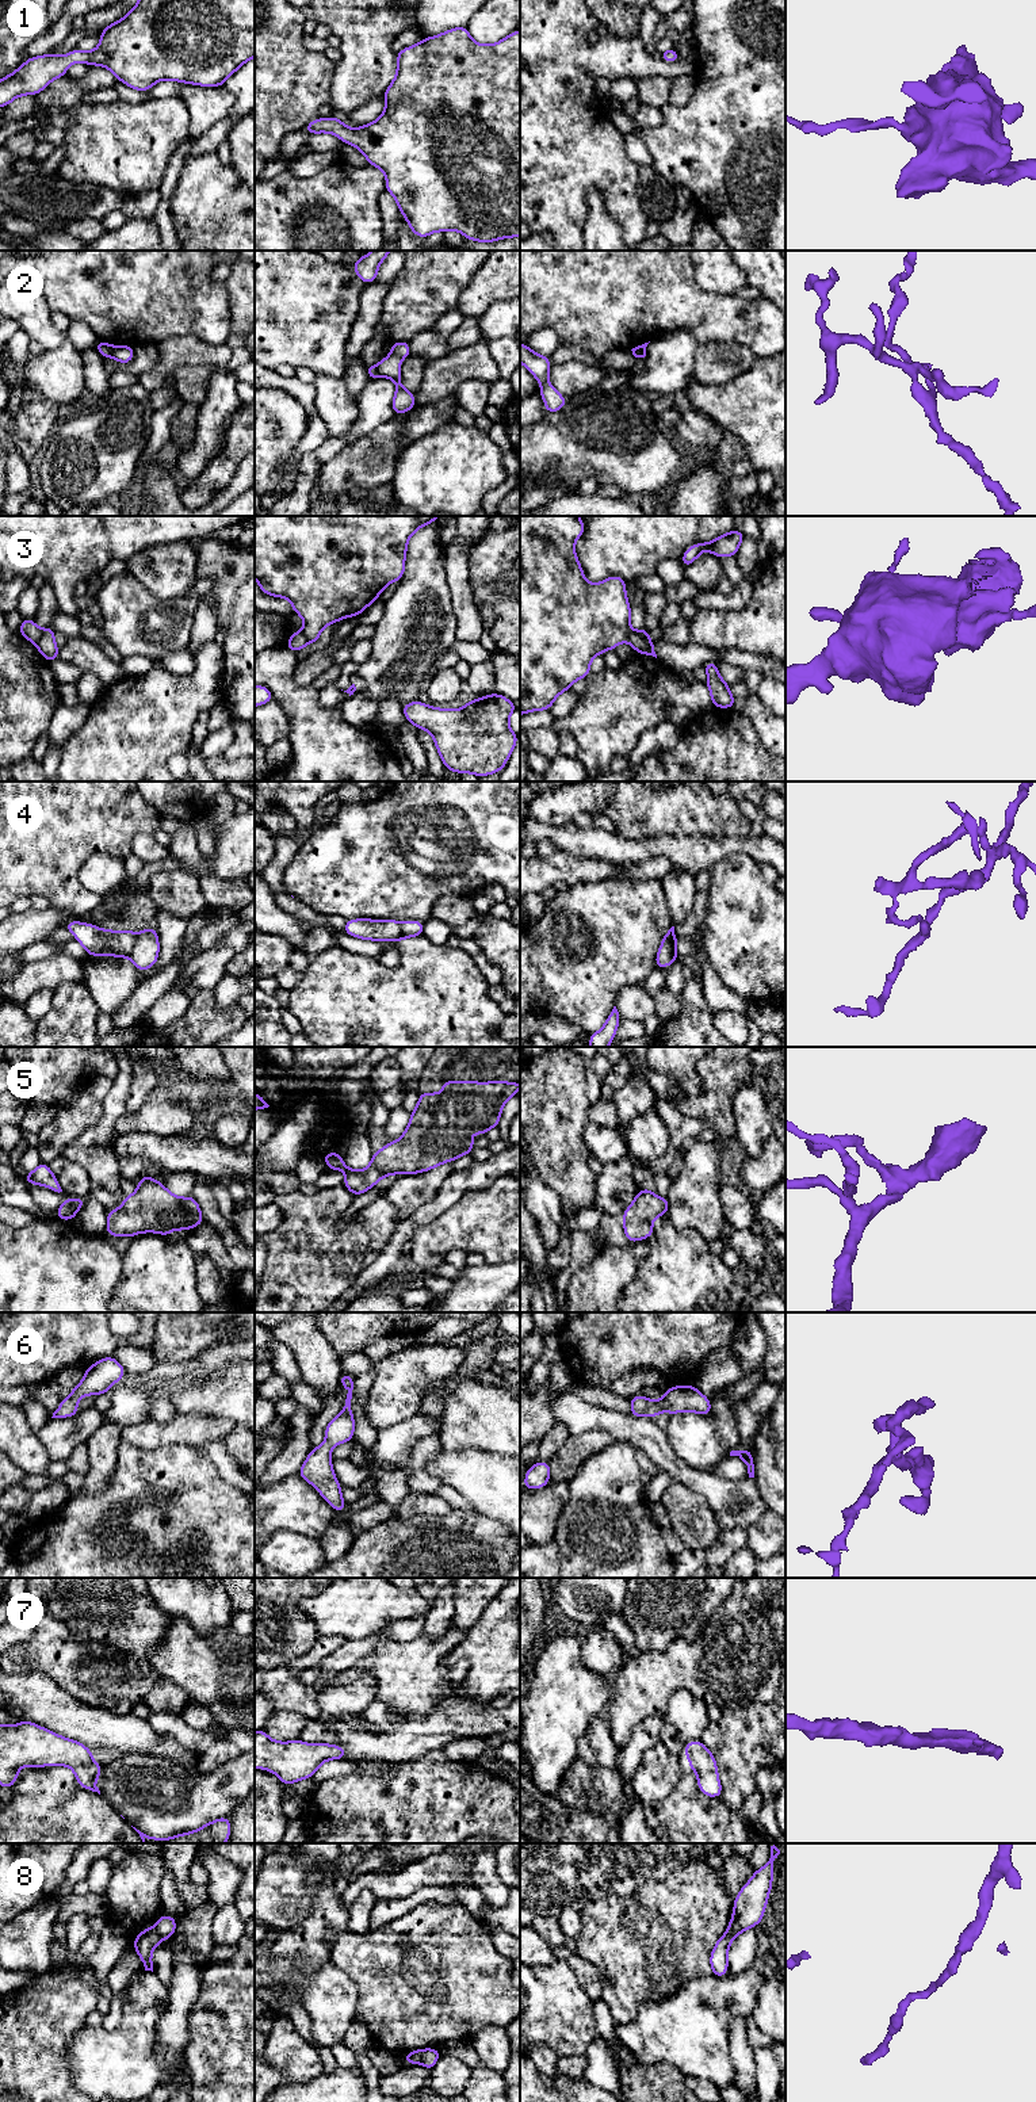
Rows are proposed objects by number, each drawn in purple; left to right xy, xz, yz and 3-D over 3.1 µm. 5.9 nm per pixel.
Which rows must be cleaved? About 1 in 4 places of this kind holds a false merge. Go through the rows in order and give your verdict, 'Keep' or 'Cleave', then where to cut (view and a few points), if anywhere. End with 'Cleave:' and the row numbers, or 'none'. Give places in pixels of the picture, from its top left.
1: Keep. No split
2: Cleave. Split along xz (375, 366), (379, 375)
3: Cleave. Split along xy (42, 630), (35, 644)
4: Cleave. Split along yz (662, 940), (669, 943), (672, 962)
5: Keep. No split
6: Keep. No split
7: Keep. No split
8: Cleave. Split along xz (424, 2049), (419, 2062)
Cleave: 2, 3, 4, 8

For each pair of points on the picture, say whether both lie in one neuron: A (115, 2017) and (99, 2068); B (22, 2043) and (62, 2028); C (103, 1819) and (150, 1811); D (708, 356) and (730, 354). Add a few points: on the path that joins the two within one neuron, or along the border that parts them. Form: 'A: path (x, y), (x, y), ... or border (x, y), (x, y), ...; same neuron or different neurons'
A: border (122, 1998), (122, 2018), (110, 2029); different neurons
B: path (31, 2033), (37, 2028), (53, 2028); same neuron
C: border (100, 1793), (119, 1815); different neurons
D: path (714, 356), (725, 356); same neuron

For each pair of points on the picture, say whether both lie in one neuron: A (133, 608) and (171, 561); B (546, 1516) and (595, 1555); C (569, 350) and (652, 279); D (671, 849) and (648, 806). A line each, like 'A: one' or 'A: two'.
A: two
B: two
C: two
D: two

